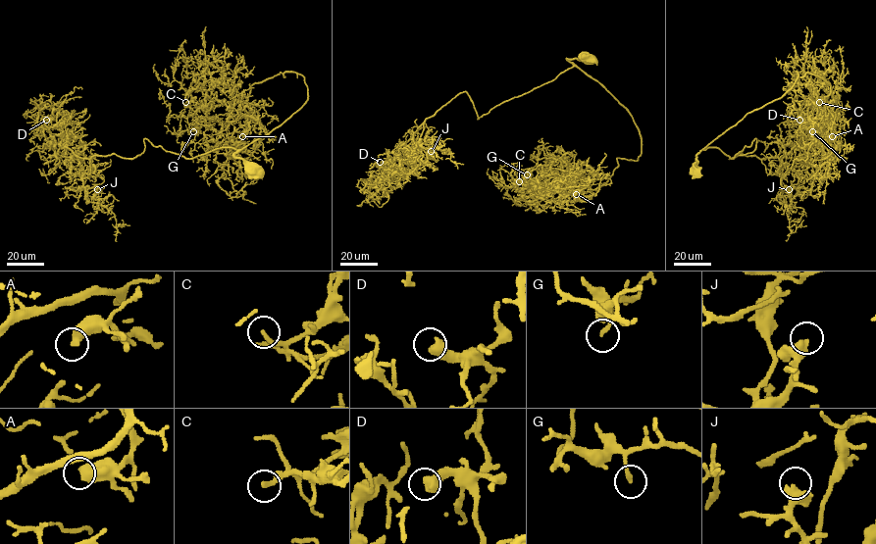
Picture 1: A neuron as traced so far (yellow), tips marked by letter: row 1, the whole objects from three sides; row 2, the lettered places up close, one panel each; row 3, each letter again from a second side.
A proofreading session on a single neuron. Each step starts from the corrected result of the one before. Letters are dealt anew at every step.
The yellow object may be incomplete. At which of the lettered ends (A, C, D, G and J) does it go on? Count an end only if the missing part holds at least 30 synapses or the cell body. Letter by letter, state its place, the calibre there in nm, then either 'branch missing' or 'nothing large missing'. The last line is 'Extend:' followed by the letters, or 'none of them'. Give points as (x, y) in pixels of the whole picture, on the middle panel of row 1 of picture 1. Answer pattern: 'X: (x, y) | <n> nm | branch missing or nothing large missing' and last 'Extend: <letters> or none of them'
A: (576, 194) | 440 nm | nothing large missing
C: (519, 181) | 220 nm | branch missing
D: (380, 162) | 550 nm | nothing large missing
G: (527, 174) | 180 nm | nothing large missing
J: (431, 151) | 360 nm | branch missing
Extend: C, J

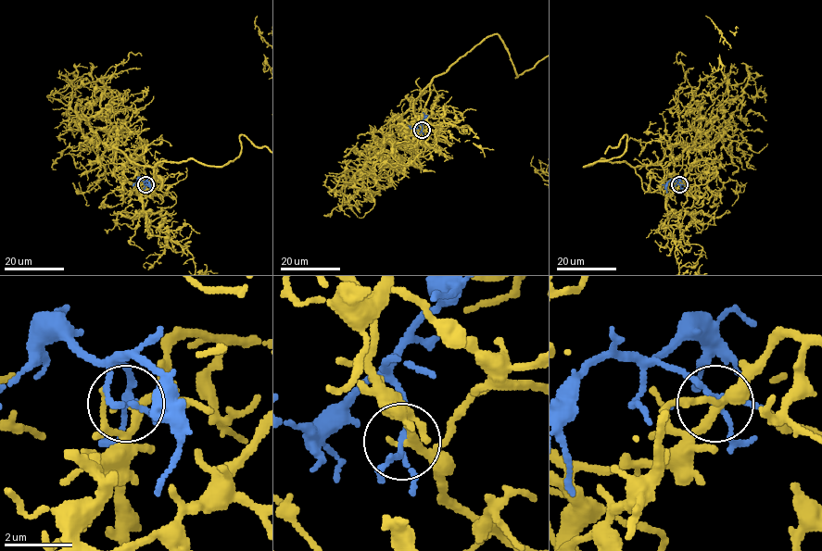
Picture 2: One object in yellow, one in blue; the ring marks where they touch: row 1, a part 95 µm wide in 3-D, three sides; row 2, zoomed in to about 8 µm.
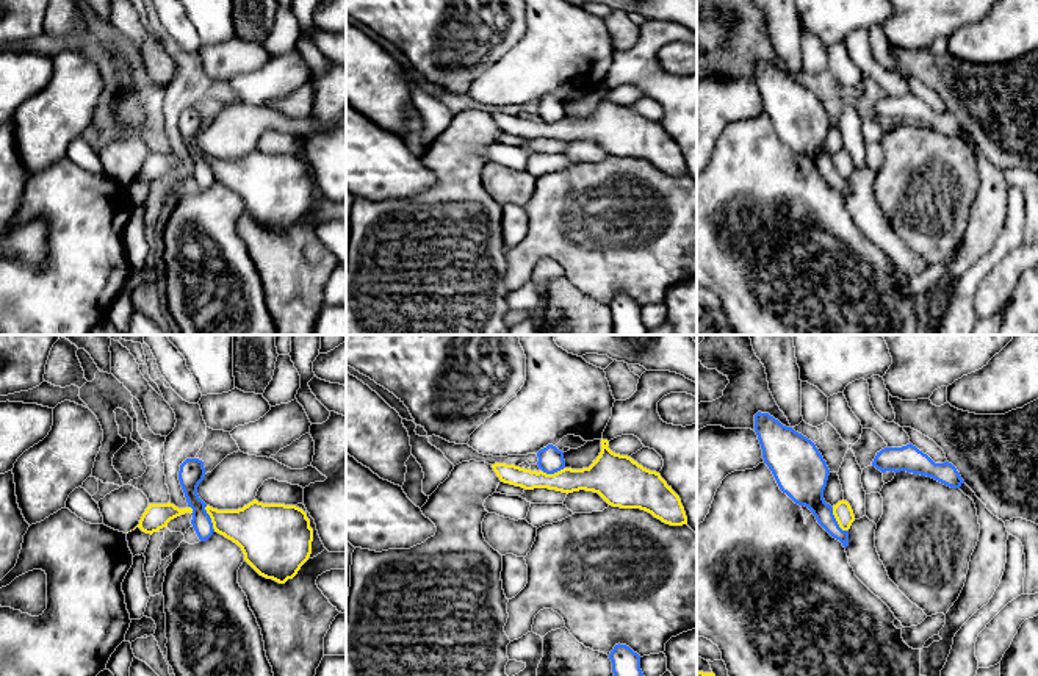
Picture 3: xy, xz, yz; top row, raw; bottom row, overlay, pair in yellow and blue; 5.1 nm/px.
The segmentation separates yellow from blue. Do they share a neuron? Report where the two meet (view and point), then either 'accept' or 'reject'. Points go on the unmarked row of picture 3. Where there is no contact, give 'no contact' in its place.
contact yz (836, 169); reject

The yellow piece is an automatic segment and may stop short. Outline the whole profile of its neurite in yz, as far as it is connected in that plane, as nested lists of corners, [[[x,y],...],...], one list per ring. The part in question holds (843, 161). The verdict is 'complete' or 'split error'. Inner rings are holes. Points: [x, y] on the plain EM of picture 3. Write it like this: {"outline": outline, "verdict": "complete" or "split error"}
{"outline": [[[844,149],[833,155],[833,164],[842,180],[849,180],[852,172],[855,171],[853,160]]], "verdict": "complete"}

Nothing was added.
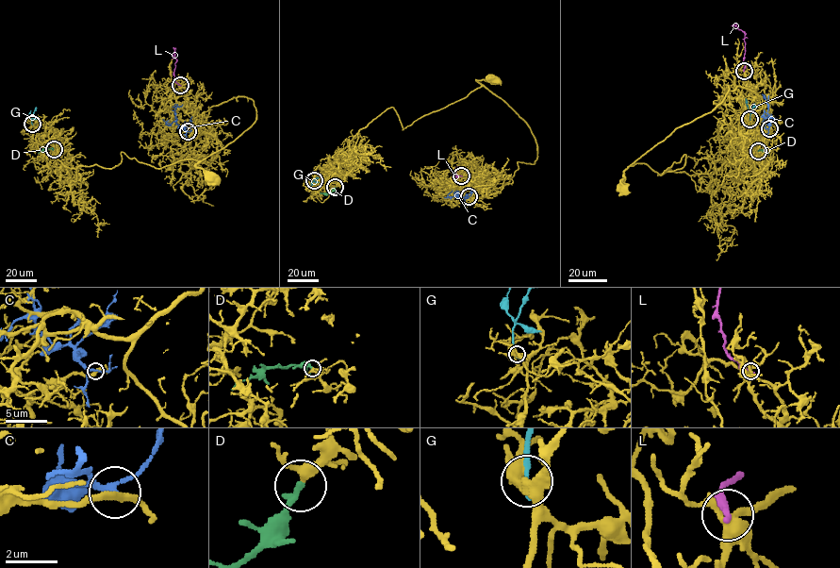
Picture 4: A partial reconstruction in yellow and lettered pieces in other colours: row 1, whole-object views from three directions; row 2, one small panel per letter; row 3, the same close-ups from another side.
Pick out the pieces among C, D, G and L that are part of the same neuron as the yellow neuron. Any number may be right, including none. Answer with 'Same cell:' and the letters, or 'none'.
Same cell: D

